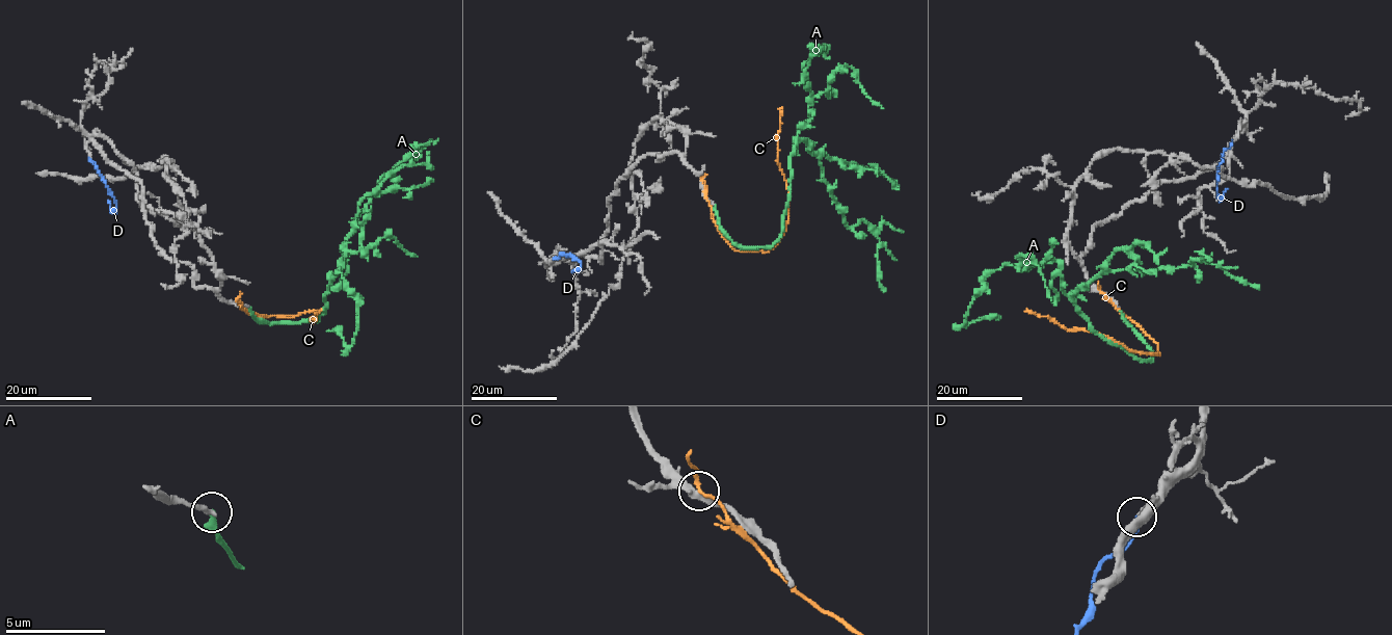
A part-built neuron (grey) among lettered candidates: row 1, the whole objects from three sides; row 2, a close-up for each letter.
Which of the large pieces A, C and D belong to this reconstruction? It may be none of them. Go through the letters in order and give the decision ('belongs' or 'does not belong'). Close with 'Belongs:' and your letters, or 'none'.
A: does not belong
C: does not belong
D: belongs
Belongs: D

